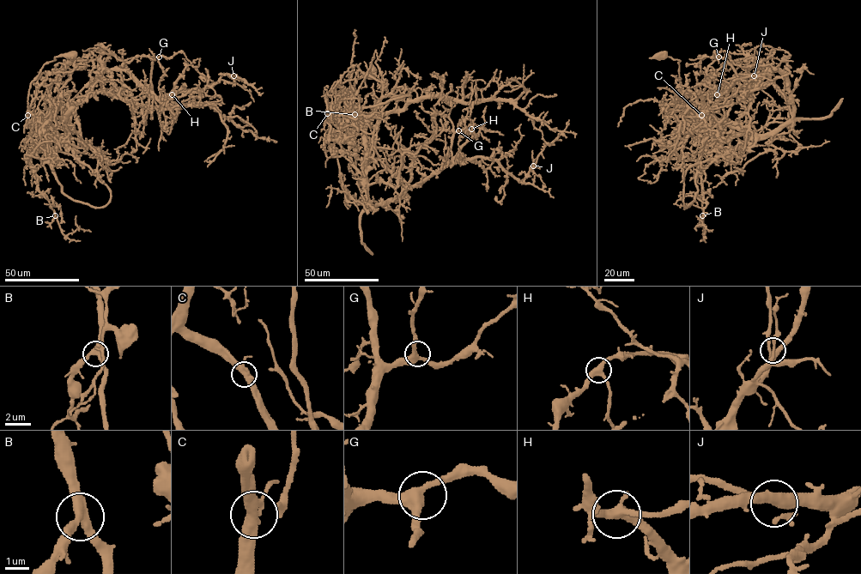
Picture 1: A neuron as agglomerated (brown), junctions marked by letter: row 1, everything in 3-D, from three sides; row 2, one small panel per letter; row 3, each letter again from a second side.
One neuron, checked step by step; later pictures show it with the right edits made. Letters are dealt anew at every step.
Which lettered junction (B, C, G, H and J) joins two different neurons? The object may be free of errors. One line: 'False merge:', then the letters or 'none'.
False merge: C

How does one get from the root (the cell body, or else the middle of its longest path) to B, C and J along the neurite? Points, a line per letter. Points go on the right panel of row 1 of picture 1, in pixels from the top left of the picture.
B: (662, 55), (680, 61), (682, 99), (700, 123), (703, 130), (705, 143), (698, 160), (702, 167), (702, 215)
C: (662, 55), (680, 61), (679, 80), (682, 100), (687, 106), (701, 115)
J: (662, 55), (680, 61), (692, 109), (697, 86), (734, 60), (774, 70), (746, 97), (769, 77), (754, 75)

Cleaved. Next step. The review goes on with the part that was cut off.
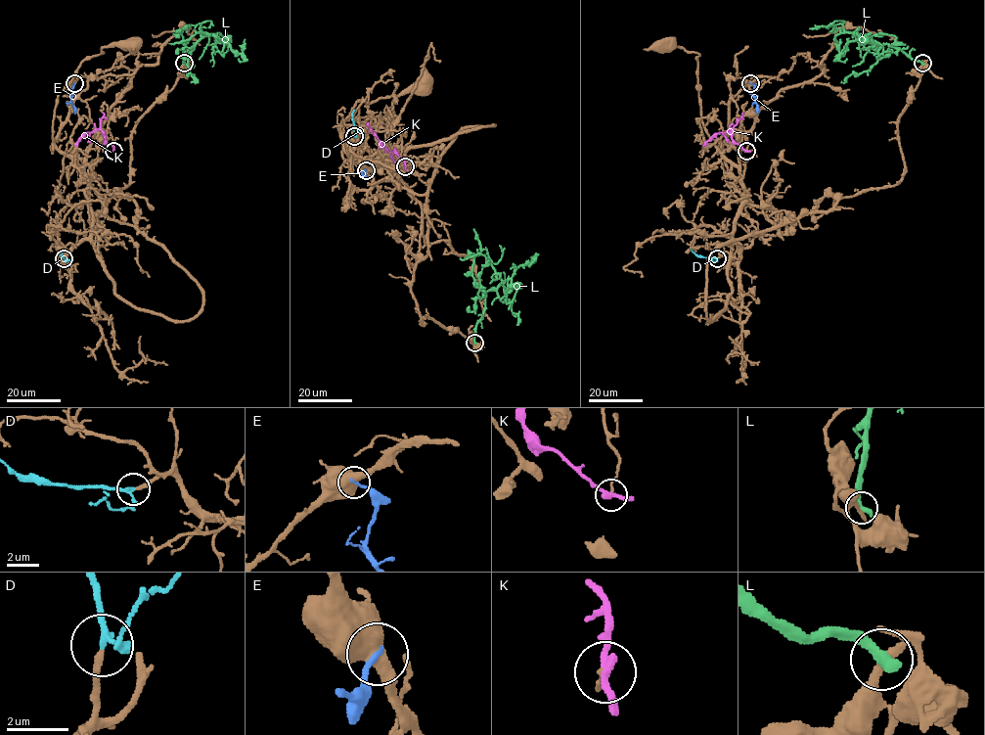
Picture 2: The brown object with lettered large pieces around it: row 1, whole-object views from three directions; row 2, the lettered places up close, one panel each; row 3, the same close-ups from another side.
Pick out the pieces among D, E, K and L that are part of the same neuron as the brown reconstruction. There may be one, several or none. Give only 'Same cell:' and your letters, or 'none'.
Same cell: D

